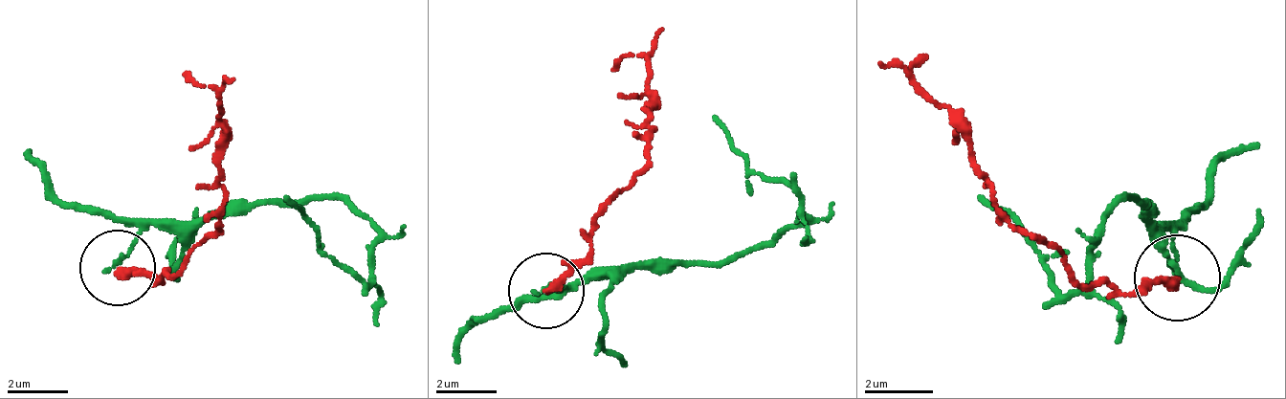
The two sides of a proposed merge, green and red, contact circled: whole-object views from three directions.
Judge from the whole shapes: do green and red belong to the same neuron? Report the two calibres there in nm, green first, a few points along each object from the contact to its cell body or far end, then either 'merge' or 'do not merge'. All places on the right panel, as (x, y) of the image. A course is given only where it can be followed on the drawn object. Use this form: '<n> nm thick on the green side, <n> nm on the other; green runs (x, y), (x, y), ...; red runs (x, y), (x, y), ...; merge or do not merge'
140 nm thick on the green side, 280 nm on the other; green runs (1179, 279), (1162, 228), (1144, 202), (1101, 219), (1093, 271), (1067, 288), (1050, 279), (981, 193); red runs (1179, 279), (1119, 297), (1093, 288), (1024, 236), (981, 176), (972, 133), (912, 73), (929, 55); do not merge

